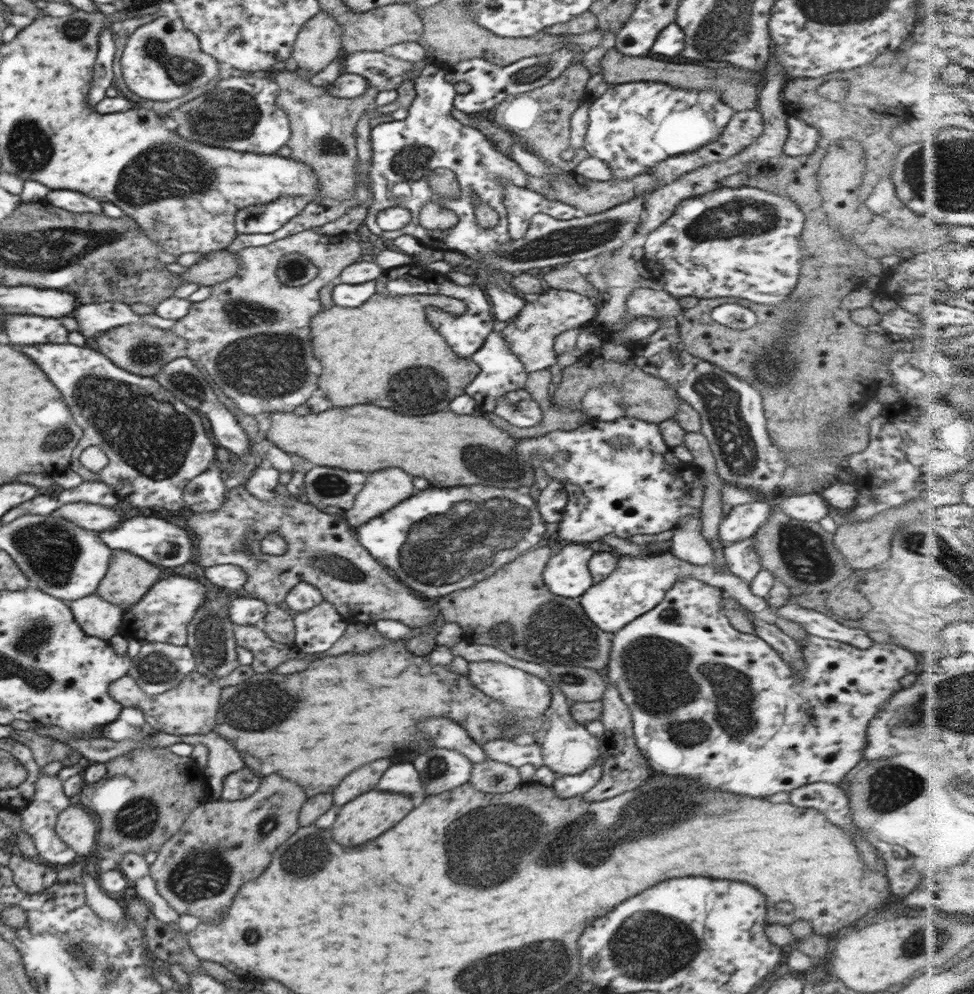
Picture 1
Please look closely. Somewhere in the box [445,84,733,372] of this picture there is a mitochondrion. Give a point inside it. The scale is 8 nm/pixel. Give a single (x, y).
(567, 242)

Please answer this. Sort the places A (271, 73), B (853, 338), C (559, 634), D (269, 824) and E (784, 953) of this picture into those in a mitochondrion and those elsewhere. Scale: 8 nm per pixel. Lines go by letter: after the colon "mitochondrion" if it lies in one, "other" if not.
A: other
B: other
C: mitochondrion
D: mitochondrion
E: other

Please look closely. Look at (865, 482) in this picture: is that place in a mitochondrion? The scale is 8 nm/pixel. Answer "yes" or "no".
no

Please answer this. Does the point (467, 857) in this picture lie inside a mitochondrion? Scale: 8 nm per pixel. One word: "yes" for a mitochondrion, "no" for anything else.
yes

